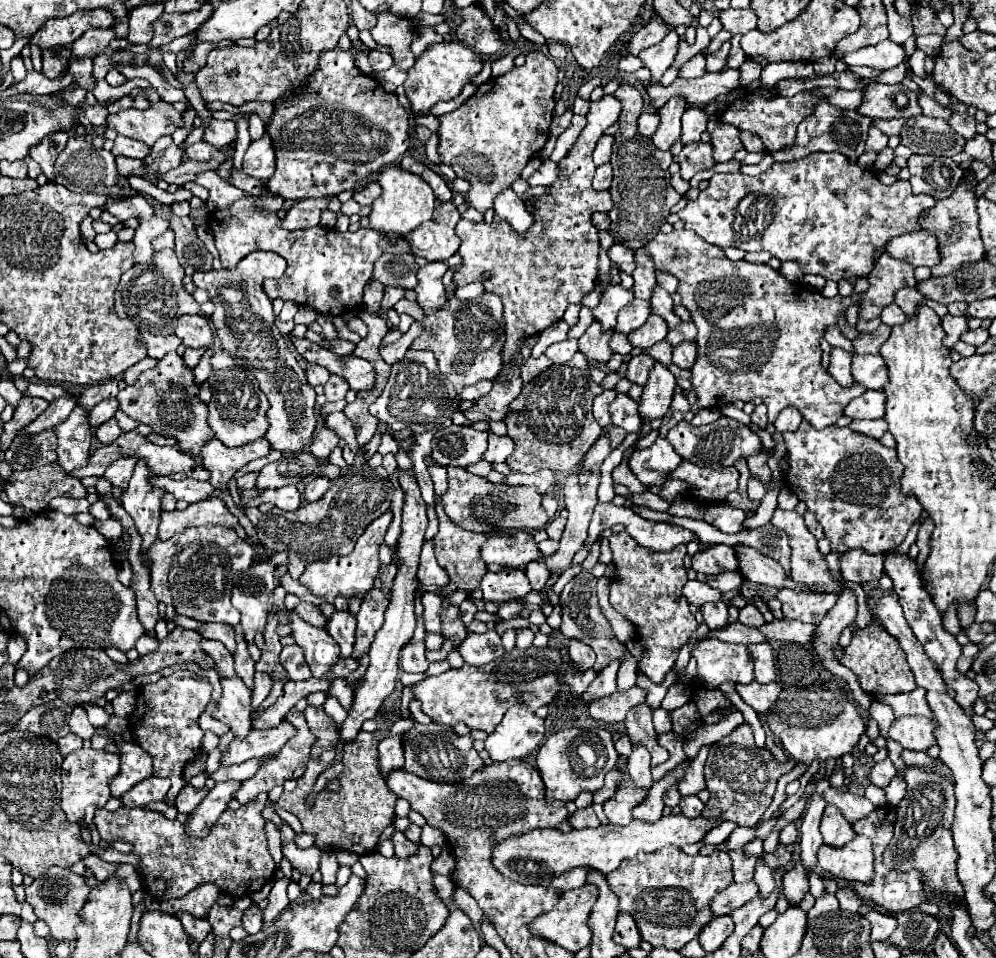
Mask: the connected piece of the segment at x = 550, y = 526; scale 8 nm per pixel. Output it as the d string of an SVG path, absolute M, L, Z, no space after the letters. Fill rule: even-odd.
M555 517L555 519L551 519L551 521L545 525L545 531L547 531L549 539L555 539L555 541L559 541L559 539L561 539L561 535L563 535L565 523L567 523L567 521L565 521L563 517Z

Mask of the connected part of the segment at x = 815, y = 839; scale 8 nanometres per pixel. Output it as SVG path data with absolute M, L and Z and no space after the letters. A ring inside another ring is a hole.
M827 779L823 781L815 781L815 793L811 795L811 803L809 803L809 809L805 811L803 815L803 821L801 821L801 841L799 841L799 847L801 847L801 863L805 865L807 873L811 873L811 867L817 865L817 851L819 847L823 845L823 839L821 839L821 831L819 831L819 821L821 821L821 815L823 815L823 809L825 809L825 801L821 799L821 791L825 791L829 785Z

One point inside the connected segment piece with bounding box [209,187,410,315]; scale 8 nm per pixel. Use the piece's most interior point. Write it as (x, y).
(327, 270)

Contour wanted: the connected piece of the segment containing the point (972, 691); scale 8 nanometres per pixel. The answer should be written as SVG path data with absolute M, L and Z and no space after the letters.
M895 549L893 551L887 551L885 555L885 567L883 567L883 573L893 581L893 591L899 595L899 605L903 607L903 615L909 623L909 627L913 629L915 637L919 639L919 643L925 647L925 653L937 663L945 683L957 693L955 695L955 701L961 705L961 709L971 717L973 715L973 703L977 699L977 691L979 691L979 685L963 675L957 673L955 669L955 661L961 653L961 645L955 641L953 635L949 635L943 627L941 627L941 613L937 611L937 607L933 607L933 601L929 599L929 593L923 589L921 581L919 581L919 575L917 575L917 567L915 567L915 561L907 557L907 553L897 553Z

